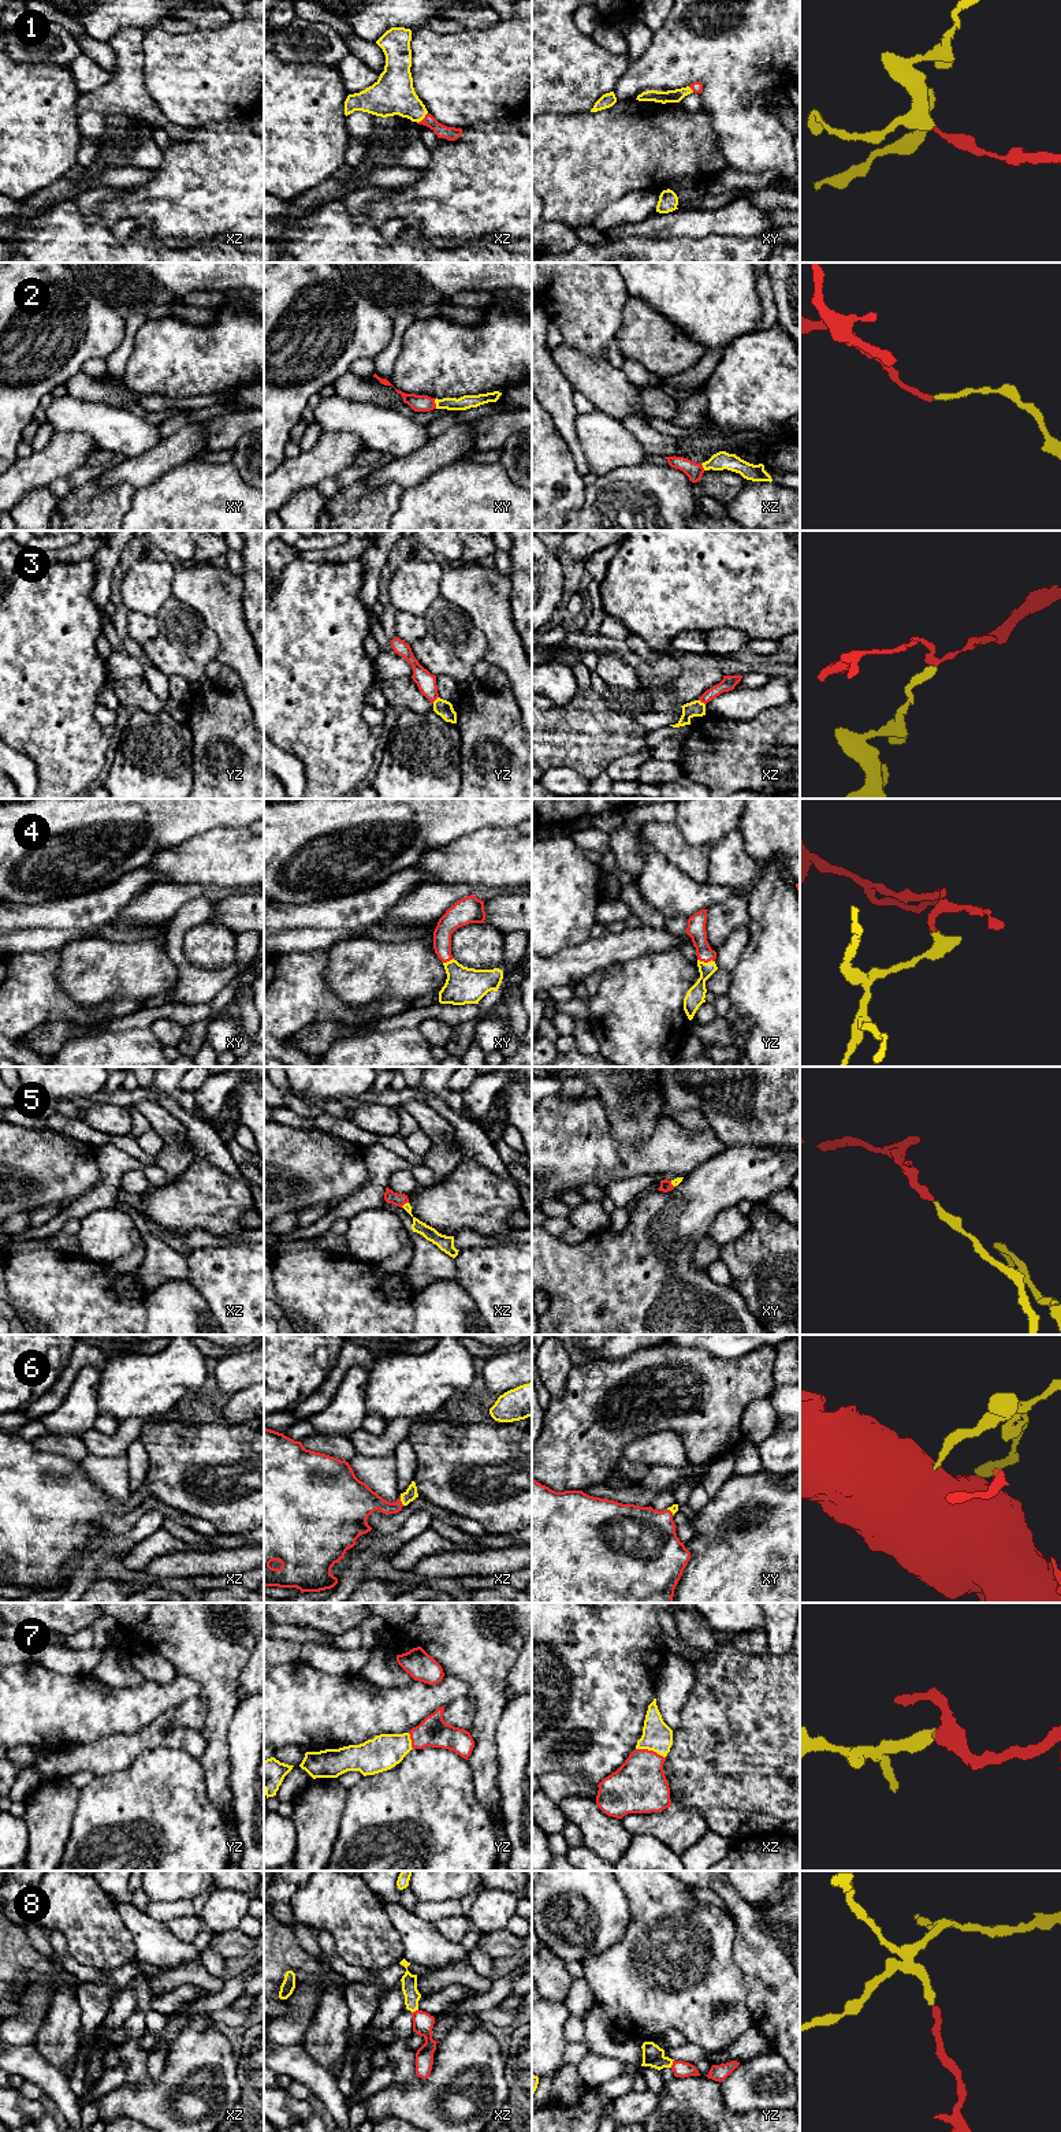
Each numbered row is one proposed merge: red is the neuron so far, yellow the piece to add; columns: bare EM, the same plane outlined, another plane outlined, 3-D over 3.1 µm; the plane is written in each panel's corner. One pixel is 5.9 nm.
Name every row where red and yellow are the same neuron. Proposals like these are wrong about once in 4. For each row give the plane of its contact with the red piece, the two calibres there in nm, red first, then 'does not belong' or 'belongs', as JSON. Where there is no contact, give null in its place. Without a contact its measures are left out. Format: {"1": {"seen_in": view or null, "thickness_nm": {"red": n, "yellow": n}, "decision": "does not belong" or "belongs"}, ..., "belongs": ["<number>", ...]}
{"1": {"seen_in": "xz", "thickness_nm": {"red": 80, "yellow": 240}, "decision": "belongs"}, "2": {"seen_in": "xy", "thickness_nm": {"red": 100, "yellow": 80}, "decision": "belongs"}, "3": {"seen_in": "xz", "thickness_nm": {"red": 80, "yellow": 100}, "decision": "does not belong"}, "4": {"seen_in": "yz", "thickness_nm": {"red": 110, "yellow": 110}, "decision": "belongs"}, "5": {"seen_in": "xz", "thickness_nm": {"red": 80, "yellow": 80}, "decision": "belongs"}, "6": {"seen_in": "xz", "thickness_nm": {"red": 220, "yellow": 70}, "decision": "belongs"}, "7": {"seen_in": "xz", "thickness_nm": {"red": 320, "yellow": 180}, "decision": "belongs"}, "8": {"seen_in": "yz", "thickness_nm": {"red": 100, "yellow": 130}, "decision": "belongs"}, "belongs": ["1", "2", "4", "5", "6", "7", "8"]}

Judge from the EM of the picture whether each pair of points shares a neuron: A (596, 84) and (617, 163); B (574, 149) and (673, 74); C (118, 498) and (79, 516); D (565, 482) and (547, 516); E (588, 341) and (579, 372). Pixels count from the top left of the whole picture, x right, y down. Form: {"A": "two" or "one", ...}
{"A": "two", "B": "two", "C": "one", "D": "one", "E": "two"}

